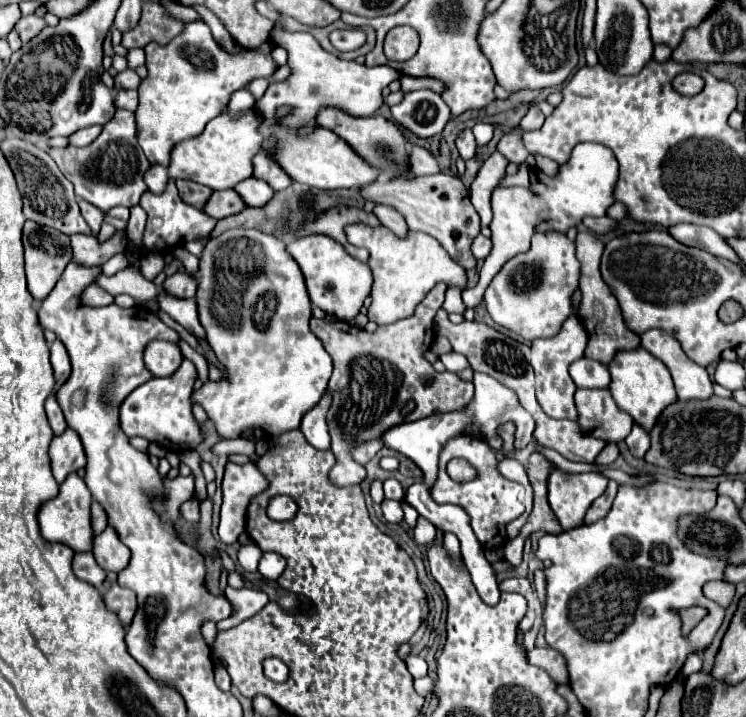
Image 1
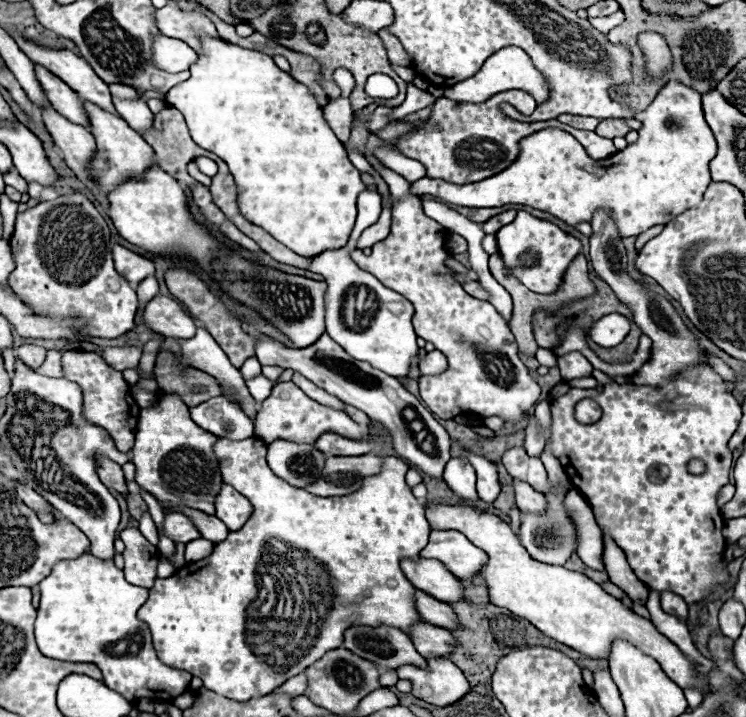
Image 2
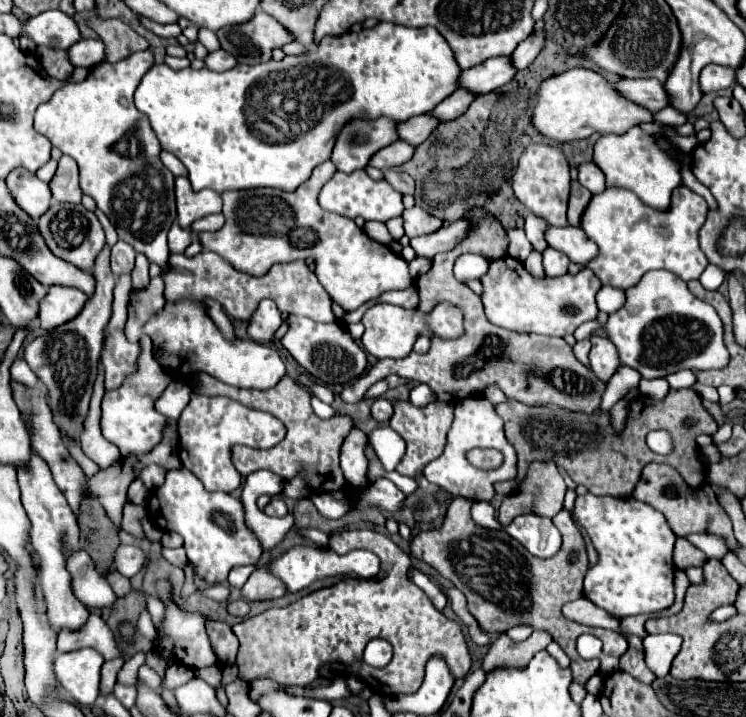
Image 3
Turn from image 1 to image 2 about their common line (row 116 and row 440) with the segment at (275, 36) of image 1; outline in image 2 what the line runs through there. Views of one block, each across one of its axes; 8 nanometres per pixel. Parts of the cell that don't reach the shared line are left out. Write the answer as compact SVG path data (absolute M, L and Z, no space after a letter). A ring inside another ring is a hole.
M284 382L272 388L272 394L260 404L256 422L254 422L254 434L262 438L266 444L274 440L288 440L288 442L298 442L298 444L314 444L320 434L332 430L336 434L342 434L352 440L364 440L368 436L368 428L356 424L346 412L328 408L324 404L314 402L312 398L304 398L304 392L296 388L296 384Z

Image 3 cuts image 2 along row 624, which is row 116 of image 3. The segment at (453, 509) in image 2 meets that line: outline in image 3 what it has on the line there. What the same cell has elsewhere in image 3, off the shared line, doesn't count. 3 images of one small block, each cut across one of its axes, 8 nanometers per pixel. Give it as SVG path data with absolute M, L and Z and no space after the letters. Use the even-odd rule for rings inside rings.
M572 68L564 74L552 76L542 82L538 90L538 104L534 108L532 124L544 136L566 142L566 140L588 138L594 132L600 134L626 132L636 124L652 122L652 120L654 114L650 110L620 96L614 84L606 82L606 78L600 72L594 72L590 68Z

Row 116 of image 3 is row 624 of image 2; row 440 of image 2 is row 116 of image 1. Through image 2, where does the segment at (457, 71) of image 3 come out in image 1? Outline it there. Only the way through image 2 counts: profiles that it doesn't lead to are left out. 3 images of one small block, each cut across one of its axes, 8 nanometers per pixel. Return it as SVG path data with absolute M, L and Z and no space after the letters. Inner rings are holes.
M254 108L248 112L242 112L240 116L230 116L228 112L218 114L206 124L200 136L190 138L188 142L182 142L180 146L176 146L170 160L170 176L188 178L192 182L210 186L212 190L234 188L238 182L250 178L254 172L252 158L256 156L264 140L262 134L258 132L262 120L264 118L260 116L260 112L254 112Z

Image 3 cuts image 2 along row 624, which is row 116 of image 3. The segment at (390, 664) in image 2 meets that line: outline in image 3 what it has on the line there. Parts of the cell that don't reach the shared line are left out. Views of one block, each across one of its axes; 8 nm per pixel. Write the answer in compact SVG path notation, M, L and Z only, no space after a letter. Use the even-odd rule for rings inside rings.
M386 116L374 120L352 118L338 132L330 160L340 172L348 174L364 168L378 150L398 140L396 126L396 120Z

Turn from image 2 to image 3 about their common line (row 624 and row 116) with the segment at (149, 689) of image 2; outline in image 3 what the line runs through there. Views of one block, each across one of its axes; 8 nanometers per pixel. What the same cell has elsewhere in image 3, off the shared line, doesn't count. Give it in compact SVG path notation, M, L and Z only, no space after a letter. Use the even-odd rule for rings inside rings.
M140 50L116 64L100 62L92 66L84 82L66 84L48 102L38 106L34 128L60 148L62 154L78 162L82 192L96 200L98 208L114 224L120 240L168 272L170 252L166 234L176 220L174 176L168 168L164 174L158 158L160 142L148 118L136 110L132 98L152 64L152 50Z

